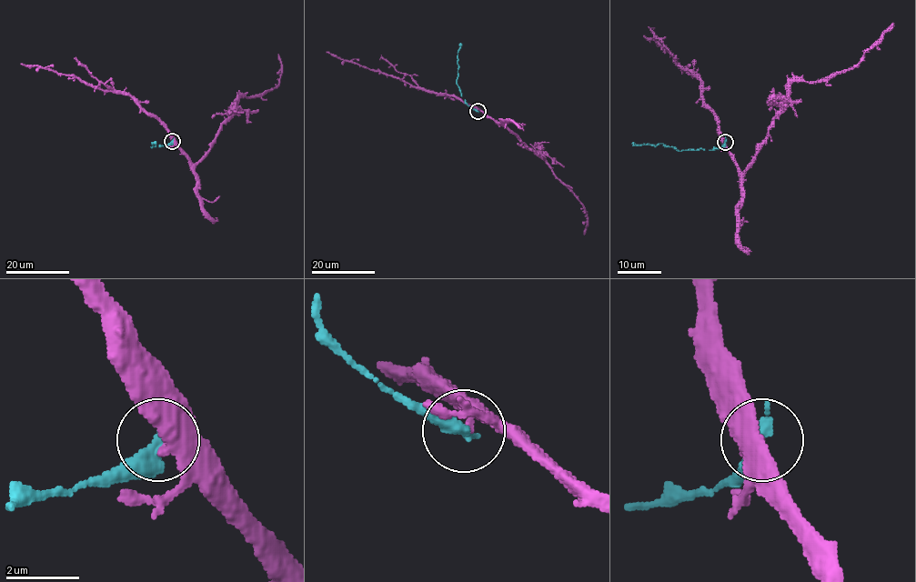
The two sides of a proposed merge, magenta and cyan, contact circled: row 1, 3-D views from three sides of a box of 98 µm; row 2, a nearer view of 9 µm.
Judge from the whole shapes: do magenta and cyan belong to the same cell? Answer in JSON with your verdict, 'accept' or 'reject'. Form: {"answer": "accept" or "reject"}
{"answer": "reject"}

